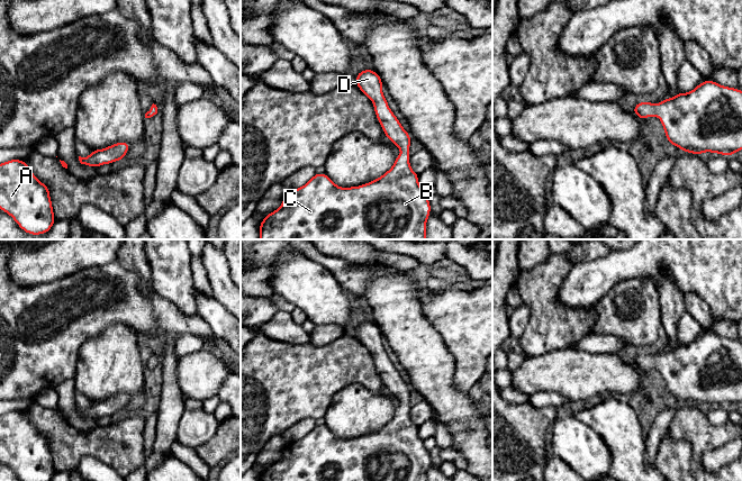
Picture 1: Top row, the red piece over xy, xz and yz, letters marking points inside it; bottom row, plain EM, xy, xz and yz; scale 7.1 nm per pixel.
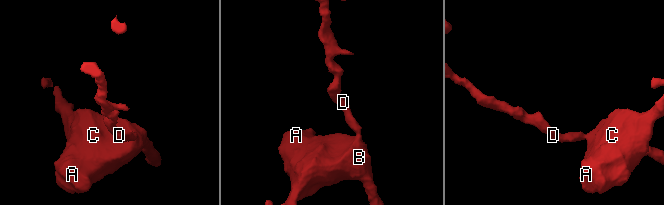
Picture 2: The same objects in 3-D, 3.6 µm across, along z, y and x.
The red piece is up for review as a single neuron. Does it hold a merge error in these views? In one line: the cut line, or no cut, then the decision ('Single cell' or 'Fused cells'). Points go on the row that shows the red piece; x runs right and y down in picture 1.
No split. Single cell

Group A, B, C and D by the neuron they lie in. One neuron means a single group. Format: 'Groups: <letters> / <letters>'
Groups: A B C D

